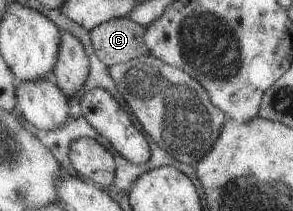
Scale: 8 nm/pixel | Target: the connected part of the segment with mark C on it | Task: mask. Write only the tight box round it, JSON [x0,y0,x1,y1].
[89,18,149,67]

